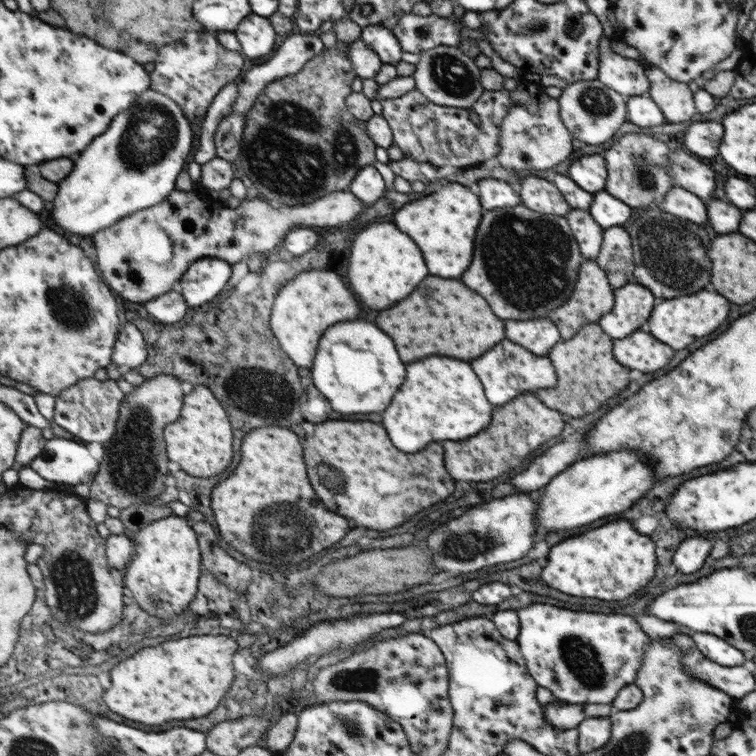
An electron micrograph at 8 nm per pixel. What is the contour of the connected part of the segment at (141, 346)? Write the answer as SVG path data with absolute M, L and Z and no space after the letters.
M129 322L124 324L121 334L118 335L113 356L114 364L123 371L138 368L147 359L146 346L148 344L136 326Z

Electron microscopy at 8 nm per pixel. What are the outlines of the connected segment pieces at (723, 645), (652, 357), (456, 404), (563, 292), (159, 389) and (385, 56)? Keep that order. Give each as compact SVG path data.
M692 632L695 647L712 662L722 666L747 665L743 651L734 648L726 640L705 632Z
M645 328L632 332L624 340L614 340L616 360L632 370L642 370L644 374L664 368L674 352L671 346L658 341Z
M430 356L420 362L412 362L406 366L406 380L396 392L392 404L382 412L382 426L390 434L392 444L402 452L418 452L430 442L440 440L464 440L476 436L490 424L492 404L484 396L484 388L476 374L472 372L468 362L446 358L446 356Z
M526 206L498 208L482 216L474 240L474 258L462 282L484 296L502 320L544 318L571 297L584 261L565 217L538 214Z
M170 374L150 378L125 395L119 408L116 432L110 442L104 443L105 453L99 462L99 471L90 484L90 499L120 510L141 502L157 501L164 492L164 480L168 476L162 432L166 424L179 419L182 398L180 382Z
M382 25L365 26L361 38L376 51L376 55L383 64L396 66L402 61L402 47L389 28Z

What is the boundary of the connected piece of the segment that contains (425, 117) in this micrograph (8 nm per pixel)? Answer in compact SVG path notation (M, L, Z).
M417 89L412 90L398 98L387 98L380 100L382 104L382 117L388 122L393 134L393 144L399 146L406 157L416 159L423 163L436 166L458 166L470 167L497 156L500 152L500 134L502 120L510 110L512 100L511 92L508 90L485 90L478 100L471 106L478 114L479 124L474 124L468 117L468 110L464 107L447 107L430 102Z

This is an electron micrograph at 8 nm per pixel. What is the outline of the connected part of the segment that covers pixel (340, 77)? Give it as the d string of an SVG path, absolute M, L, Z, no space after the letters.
M337 41L334 46L325 47L319 56L316 56L313 60L306 62L304 68L302 68L302 70L298 73L270 82L270 84L266 86L265 90L260 92L260 96L258 96L256 102L252 105L252 108L250 108L250 110L245 114L244 130L241 142L241 151L238 156L238 164L242 169L242 177L244 177L245 180L248 180L249 184L254 185L254 188L258 191L259 196L264 197L272 204L300 206L300 204L314 202L315 200L327 196L332 192L347 191L351 185L352 179L362 167L376 164L377 160L374 152L377 146L368 136L366 123L362 120L357 120L345 103L346 97L353 93L351 85L353 80L357 78L347 50L348 43L345 43L344 41Z

